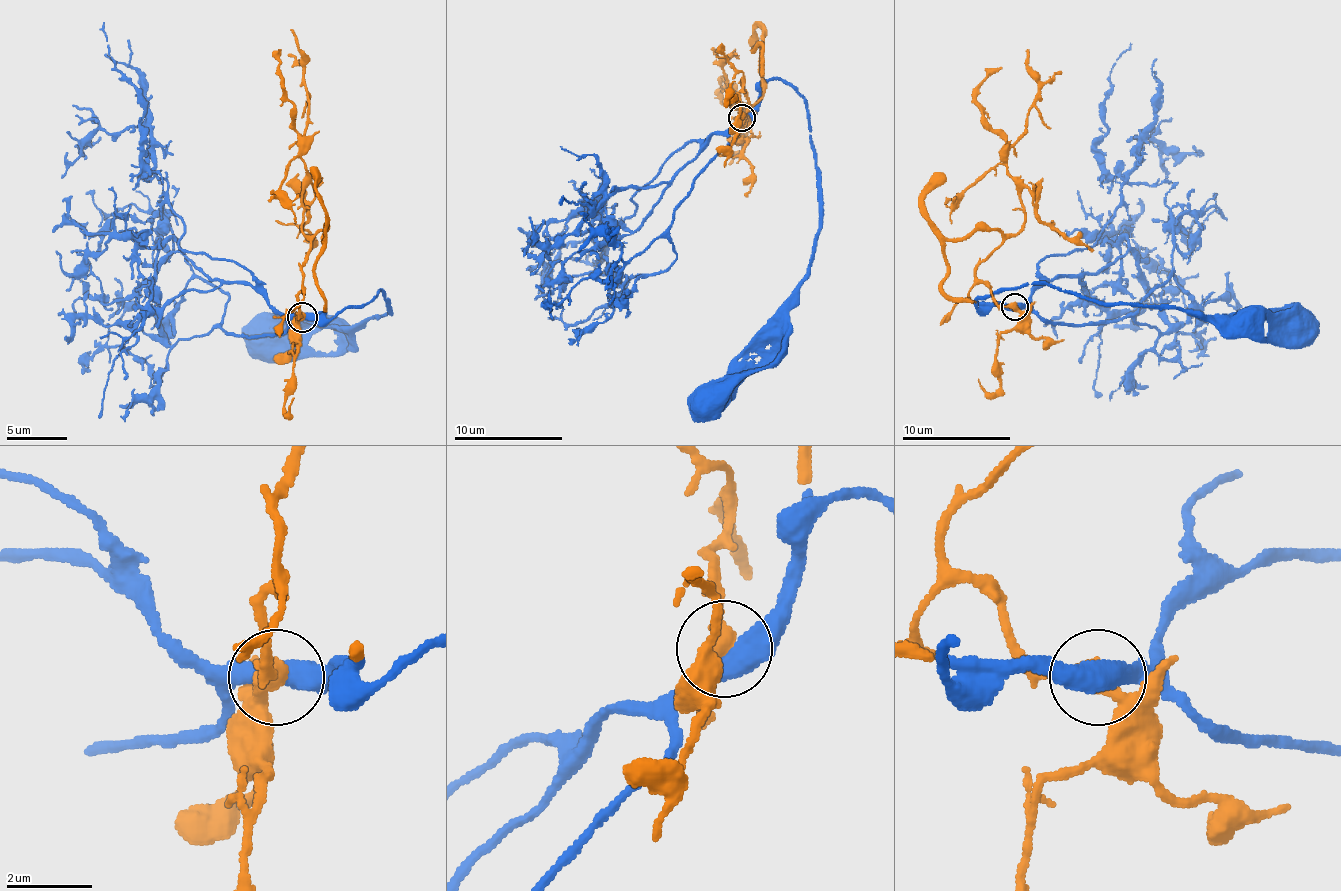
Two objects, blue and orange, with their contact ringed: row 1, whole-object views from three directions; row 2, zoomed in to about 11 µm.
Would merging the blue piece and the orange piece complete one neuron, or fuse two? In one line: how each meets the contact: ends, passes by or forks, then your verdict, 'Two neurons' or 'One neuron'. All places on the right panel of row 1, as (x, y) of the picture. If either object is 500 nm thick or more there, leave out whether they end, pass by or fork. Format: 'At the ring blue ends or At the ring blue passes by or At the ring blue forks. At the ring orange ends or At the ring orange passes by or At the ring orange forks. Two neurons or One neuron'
One neuron

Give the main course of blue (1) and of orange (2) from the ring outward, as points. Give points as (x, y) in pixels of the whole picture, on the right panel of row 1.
1: (1015, 306), (977, 306), (977, 298), (1048, 285), (1105, 304), (1132, 304), (1213, 314), (1268, 309), (1295, 328)
2: (1015, 306), (1002, 306), (975, 268), (1024, 222), (1007, 149), (1024, 133), (1037, 92), (1029, 49)

